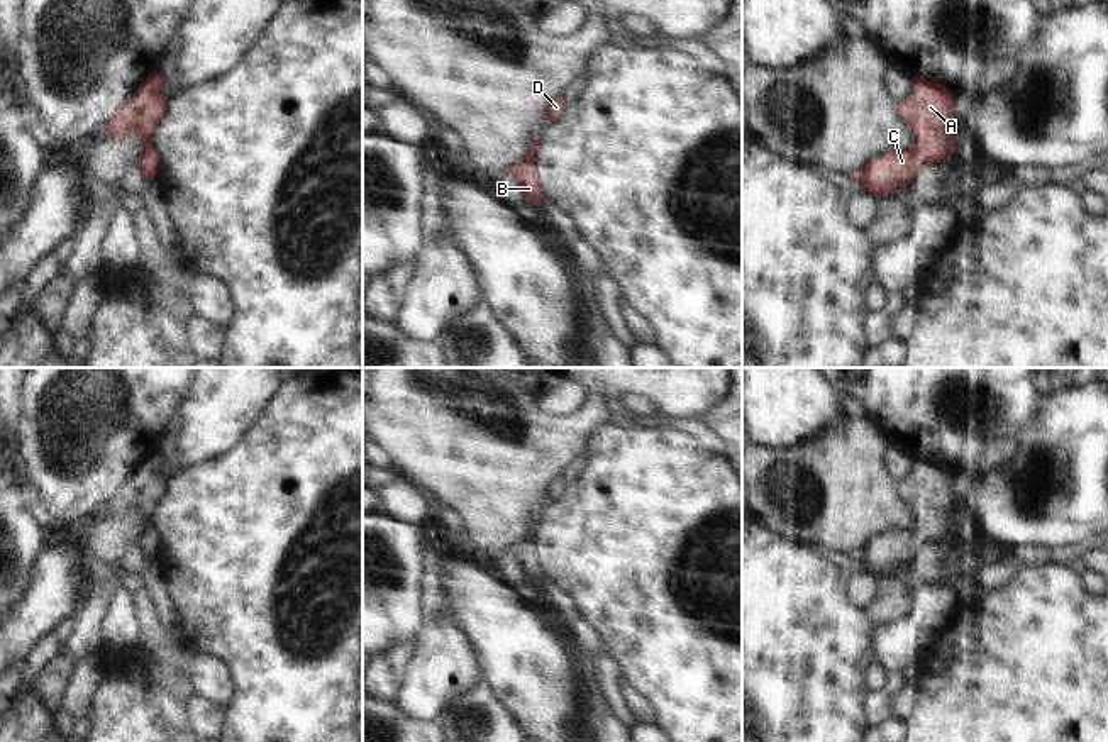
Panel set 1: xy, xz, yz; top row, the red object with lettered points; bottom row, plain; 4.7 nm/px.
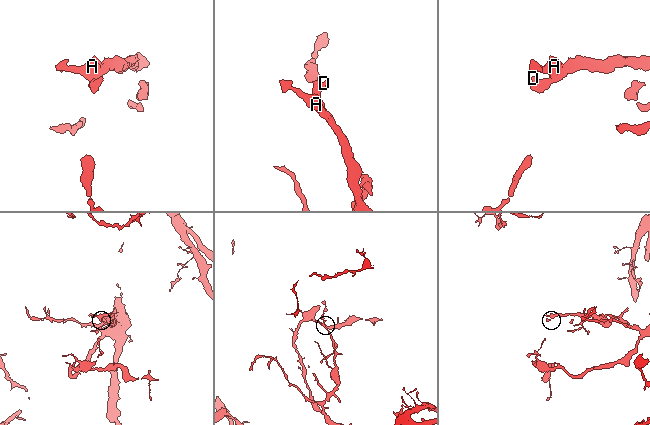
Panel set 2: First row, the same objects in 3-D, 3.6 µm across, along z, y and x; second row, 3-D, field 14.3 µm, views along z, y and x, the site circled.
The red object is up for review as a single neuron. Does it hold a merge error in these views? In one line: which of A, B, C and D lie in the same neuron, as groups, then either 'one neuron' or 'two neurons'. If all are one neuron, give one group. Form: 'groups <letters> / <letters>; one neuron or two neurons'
groups A B C D; one neuron

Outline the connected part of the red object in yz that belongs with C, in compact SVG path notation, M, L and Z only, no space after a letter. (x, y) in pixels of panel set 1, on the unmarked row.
M913 456L910 474L896 485L900 500L908 507L913 525L873 537L849 552L874 576L888 576L896 566L911 562L922 542L939 542L954 532L954 473L940 462Z

